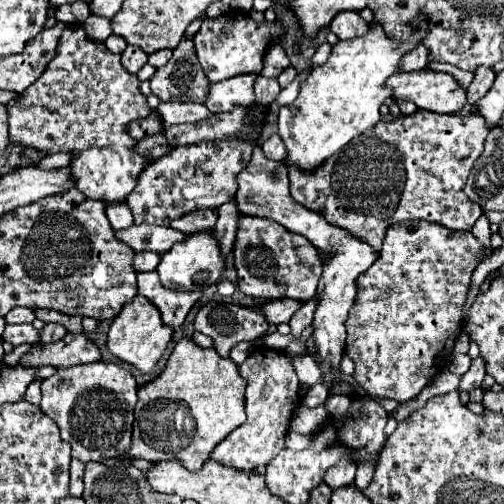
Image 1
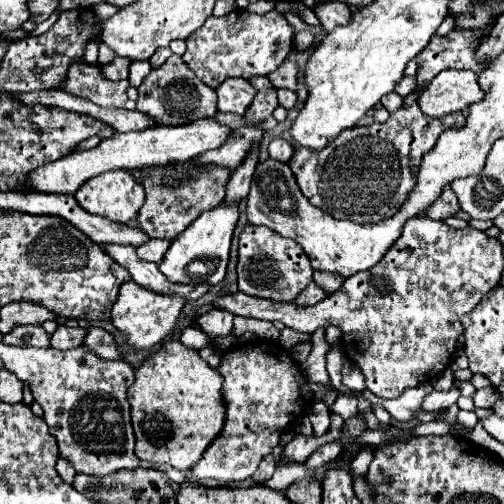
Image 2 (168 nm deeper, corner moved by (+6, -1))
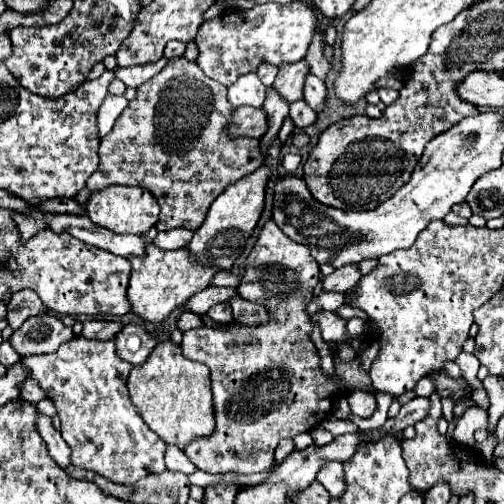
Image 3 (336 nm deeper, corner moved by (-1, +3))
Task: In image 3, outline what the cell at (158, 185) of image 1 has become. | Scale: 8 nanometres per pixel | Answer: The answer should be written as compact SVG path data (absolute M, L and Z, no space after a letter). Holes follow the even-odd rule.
M299 61L295 65L281 65L279 73L275 77L273 89L285 99L287 103L303 99L303 81L309 73L309 67L305 61Z

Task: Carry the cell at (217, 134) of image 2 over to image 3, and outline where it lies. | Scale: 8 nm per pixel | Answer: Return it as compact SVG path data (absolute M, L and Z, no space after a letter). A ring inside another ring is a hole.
M235 107L233 109L233 121L229 125L229 137L253 137L259 139L267 131L267 117L263 109L251 109L251 107Z

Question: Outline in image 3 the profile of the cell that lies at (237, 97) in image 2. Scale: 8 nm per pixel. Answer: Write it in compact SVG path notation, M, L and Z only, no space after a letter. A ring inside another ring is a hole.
M247 73L247 75L241 75L229 87L229 103L233 107L249 105L249 107L261 109L263 101L265 101L265 91L267 91L267 87L259 81L259 77L255 73Z

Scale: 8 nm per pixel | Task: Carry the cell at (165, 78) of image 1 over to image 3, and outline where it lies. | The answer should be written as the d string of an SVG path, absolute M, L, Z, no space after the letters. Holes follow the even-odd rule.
M175 57L171 59L155 77L151 77L147 83L143 83L139 89L137 89L137 97L135 101L129 101L129 105L123 109L123 113L119 115L115 127L111 133L107 133L103 139L101 139L101 147L99 147L99 157L101 157L101 163L97 167L97 171L87 179L87 189L91 191L99 191L99 189L105 189L109 185L139 185L139 187L145 187L147 191L151 191L161 207L161 213L159 213L159 221L157 221L157 229L159 231L169 231L169 229L175 229L175 227L183 227L183 229L191 229L195 231L205 215L207 215L207 209L211 205L211 201L223 193L231 183L239 181L241 177L253 173L255 169L259 169L265 161L265 157L259 157L259 145L255 139L229 139L227 137L227 125L231 121L231 111L233 111L233 105L227 101L227 87L223 87L221 83L209 79L195 61L189 61L185 57Z

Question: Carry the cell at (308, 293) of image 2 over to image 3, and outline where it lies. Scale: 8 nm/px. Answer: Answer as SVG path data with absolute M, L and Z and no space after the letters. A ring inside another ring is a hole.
M347 265L343 269L337 269L333 275L329 277L321 277L321 285L323 291L335 291L335 293L347 293L351 287L357 285L361 273L357 269L357 265Z

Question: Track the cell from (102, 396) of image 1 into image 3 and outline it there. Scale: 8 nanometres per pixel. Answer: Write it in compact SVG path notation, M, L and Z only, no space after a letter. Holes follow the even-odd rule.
M73 337L71 341L63 343L55 353L21 357L21 365L29 369L29 375L37 379L39 387L53 401L57 415L61 419L61 437L67 441L67 445L73 451L71 453L73 465L95 471L101 477L121 485L131 485L149 473L165 471L163 441L159 441L159 437L155 437L155 433L145 425L145 421L139 417L135 405L129 401L127 395L125 383L133 365L123 361L115 353L113 341L89 341L83 337Z

